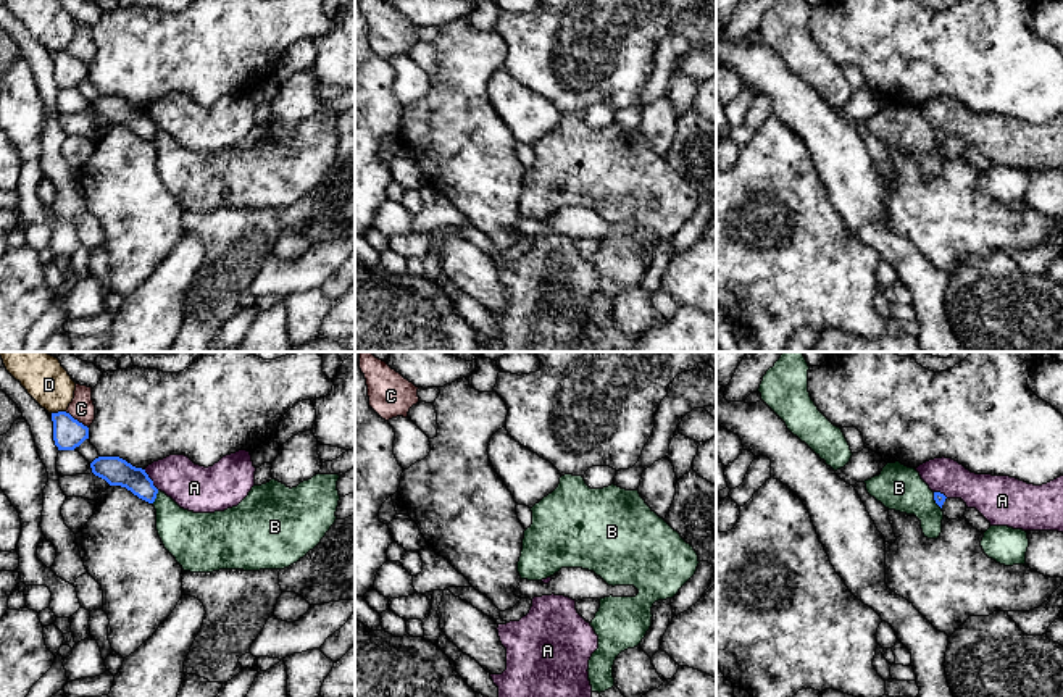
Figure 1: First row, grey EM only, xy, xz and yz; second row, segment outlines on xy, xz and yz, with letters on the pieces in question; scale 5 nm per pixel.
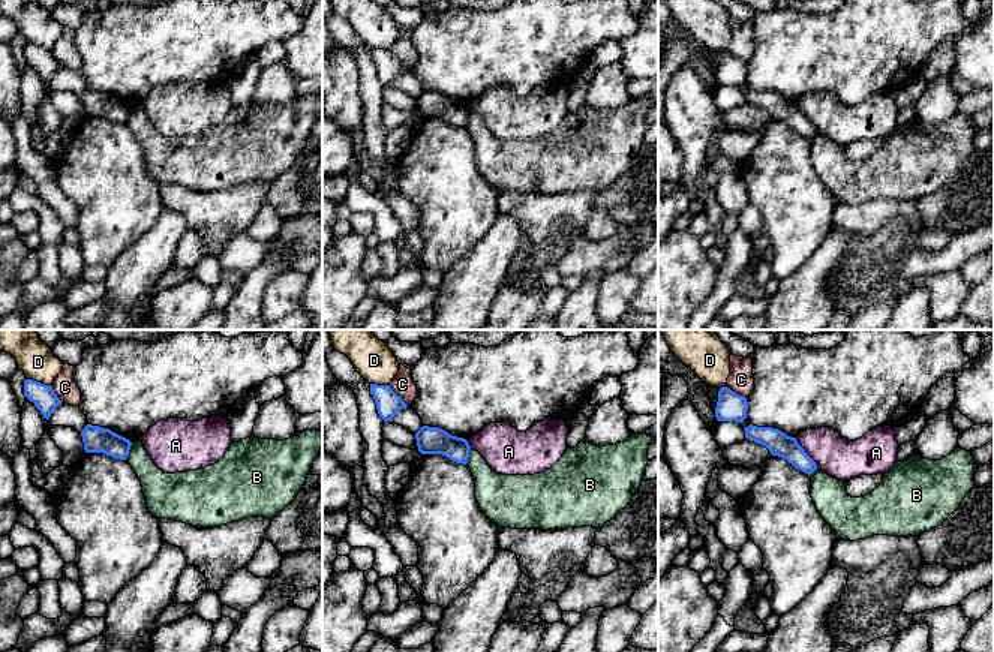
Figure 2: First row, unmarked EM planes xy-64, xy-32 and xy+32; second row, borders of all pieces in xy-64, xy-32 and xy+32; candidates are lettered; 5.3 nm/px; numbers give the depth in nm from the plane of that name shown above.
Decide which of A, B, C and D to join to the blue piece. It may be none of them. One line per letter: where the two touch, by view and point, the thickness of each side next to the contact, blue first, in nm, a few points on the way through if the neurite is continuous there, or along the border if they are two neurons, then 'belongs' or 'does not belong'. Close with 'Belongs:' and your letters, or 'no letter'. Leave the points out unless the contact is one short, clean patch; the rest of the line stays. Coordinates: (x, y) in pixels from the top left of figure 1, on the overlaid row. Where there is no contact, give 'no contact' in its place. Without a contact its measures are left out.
A: meets blue in xy at (150, 479); 140 nm thick on the blue side, 240 nm on the other; border along xy (144, 470), (158, 489); does not belong
B: meets blue in xy at (155, 497); 140 nm thick on the blue side, 240 nm on the other; border along xy (158, 491), (152, 502); does not belong
C: meets blue in xy at (76, 420); 160 nm thick on the blue side, 120 nm on the other; does not belong
D: meets blue in xy at (58, 412); 160 nm thick on the blue side, 220 nm on the other; does not belong
Belongs: no letter

